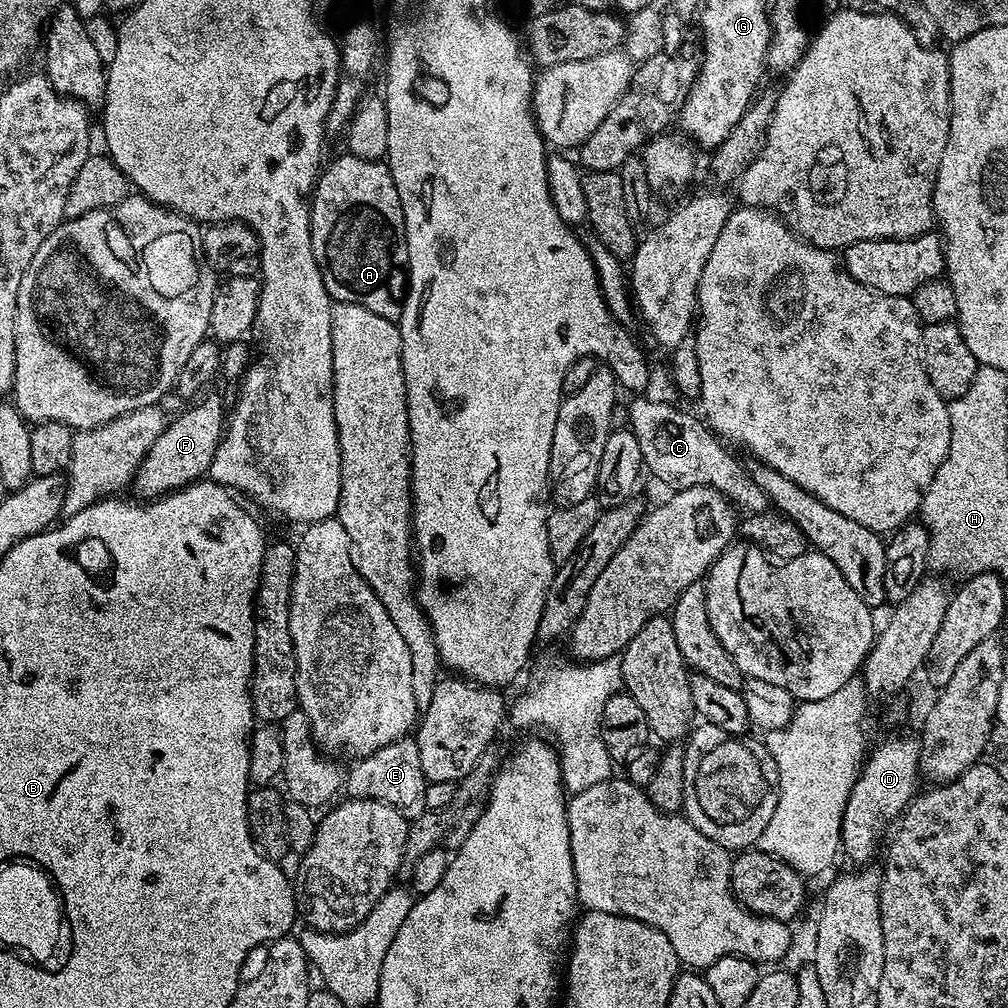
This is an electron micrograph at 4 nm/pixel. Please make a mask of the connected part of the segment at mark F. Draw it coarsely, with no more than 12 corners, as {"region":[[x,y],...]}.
{"region":[[216,396],[169,419],[134,477],[155,498],[207,473],[226,427]]}

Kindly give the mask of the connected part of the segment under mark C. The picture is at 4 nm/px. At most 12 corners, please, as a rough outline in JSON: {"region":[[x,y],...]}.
{"region":[[628,404],[643,467],[668,490],[708,484],[767,512],[747,467],[699,415]]}

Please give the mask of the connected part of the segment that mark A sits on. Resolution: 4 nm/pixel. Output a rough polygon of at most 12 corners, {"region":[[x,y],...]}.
{"region":[[327,161],[312,249],[333,301],[399,321],[408,239],[387,163]]}

